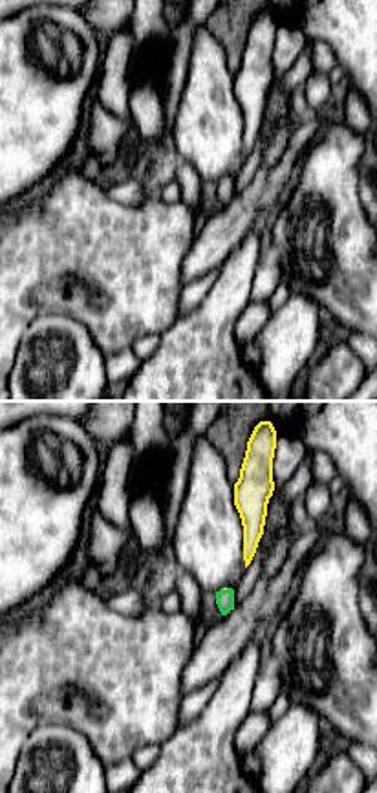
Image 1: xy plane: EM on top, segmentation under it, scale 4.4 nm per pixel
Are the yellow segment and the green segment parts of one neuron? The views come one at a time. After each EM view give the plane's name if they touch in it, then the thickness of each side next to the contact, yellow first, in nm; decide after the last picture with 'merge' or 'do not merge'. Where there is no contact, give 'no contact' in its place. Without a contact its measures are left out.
no contact

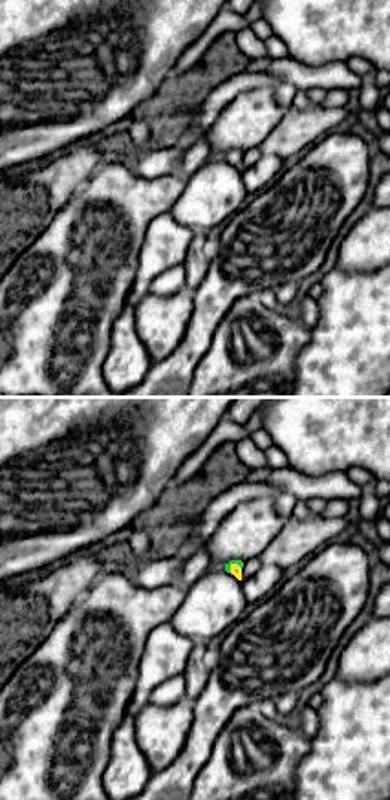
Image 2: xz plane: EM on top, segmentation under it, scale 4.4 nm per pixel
contact in xz; calibres 50 and 30 nm

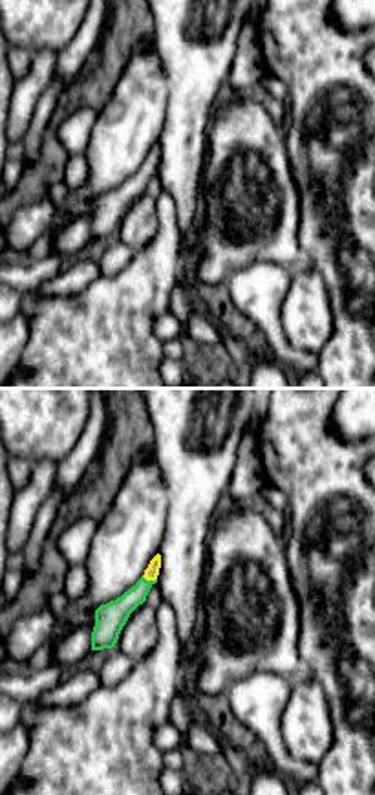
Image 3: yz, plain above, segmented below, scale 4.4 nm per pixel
contact in yz; calibres 60 and 140 nm

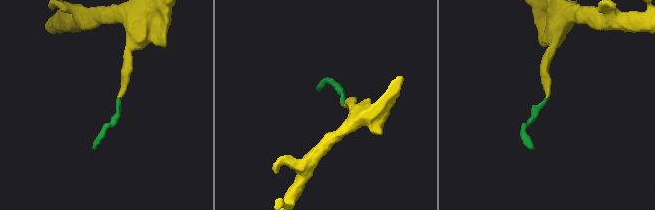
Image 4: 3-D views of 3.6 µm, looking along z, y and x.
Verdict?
merge

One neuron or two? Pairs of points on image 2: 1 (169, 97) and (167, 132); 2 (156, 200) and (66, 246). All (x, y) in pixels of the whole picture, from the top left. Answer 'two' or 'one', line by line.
1: one
2: one

